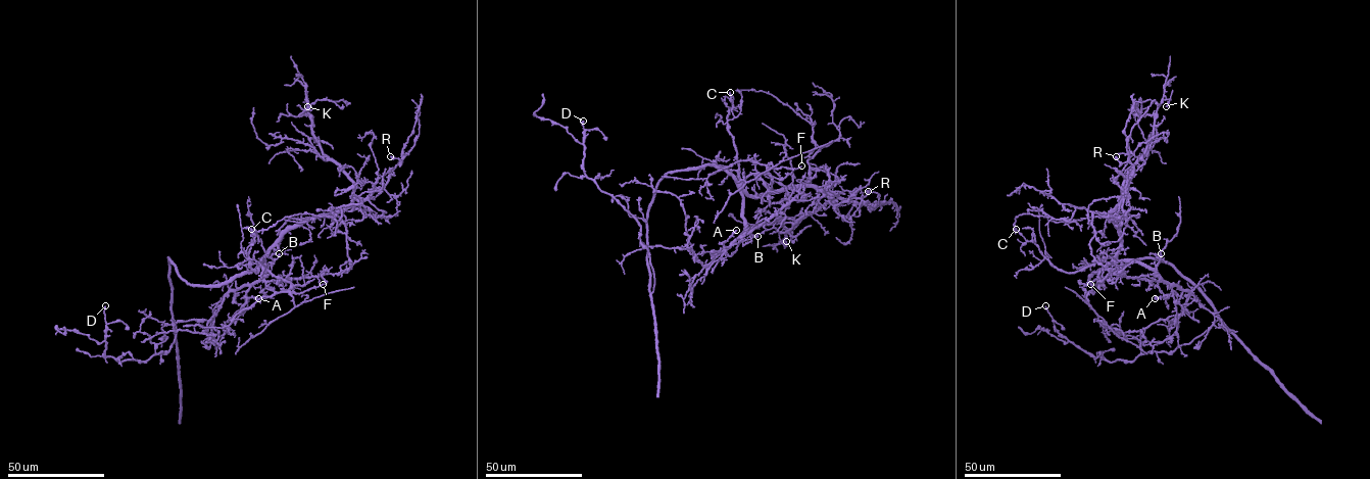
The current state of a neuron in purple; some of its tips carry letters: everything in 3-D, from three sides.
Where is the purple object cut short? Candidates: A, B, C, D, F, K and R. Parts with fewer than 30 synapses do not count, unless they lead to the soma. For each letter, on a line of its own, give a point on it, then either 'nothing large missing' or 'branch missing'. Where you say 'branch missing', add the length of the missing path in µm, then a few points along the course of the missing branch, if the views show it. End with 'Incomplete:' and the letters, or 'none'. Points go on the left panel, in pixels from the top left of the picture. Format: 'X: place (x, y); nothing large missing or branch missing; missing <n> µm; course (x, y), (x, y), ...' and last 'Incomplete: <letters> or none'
A: place (258, 298); nothing large missing
B: place (279, 253); nothing large missing
C: place (251, 229); nothing large missing
D: place (105, 305); branch missing; missing 30 µm; course (105, 305), (110, 294), (110, 277), (103, 281)
F: place (323, 284); nothing large missing
K: place (307, 106); nothing large missing
R: place (390, 156); nothing large missing
Incomplete: D

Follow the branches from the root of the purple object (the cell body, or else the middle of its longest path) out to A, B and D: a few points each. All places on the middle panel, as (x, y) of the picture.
A: (655, 188), (668, 173), (706, 164), (726, 170), (742, 198), (744, 230), (725, 248), (724, 243), (736, 230)
B: (655, 188), (668, 173), (706, 164), (726, 170), (742, 198), (744, 230), (757, 236)
D: (655, 188), (646, 219), (651, 293), (654, 274), (649, 253), (640, 242), (639, 223), (584, 173), (583, 121)

